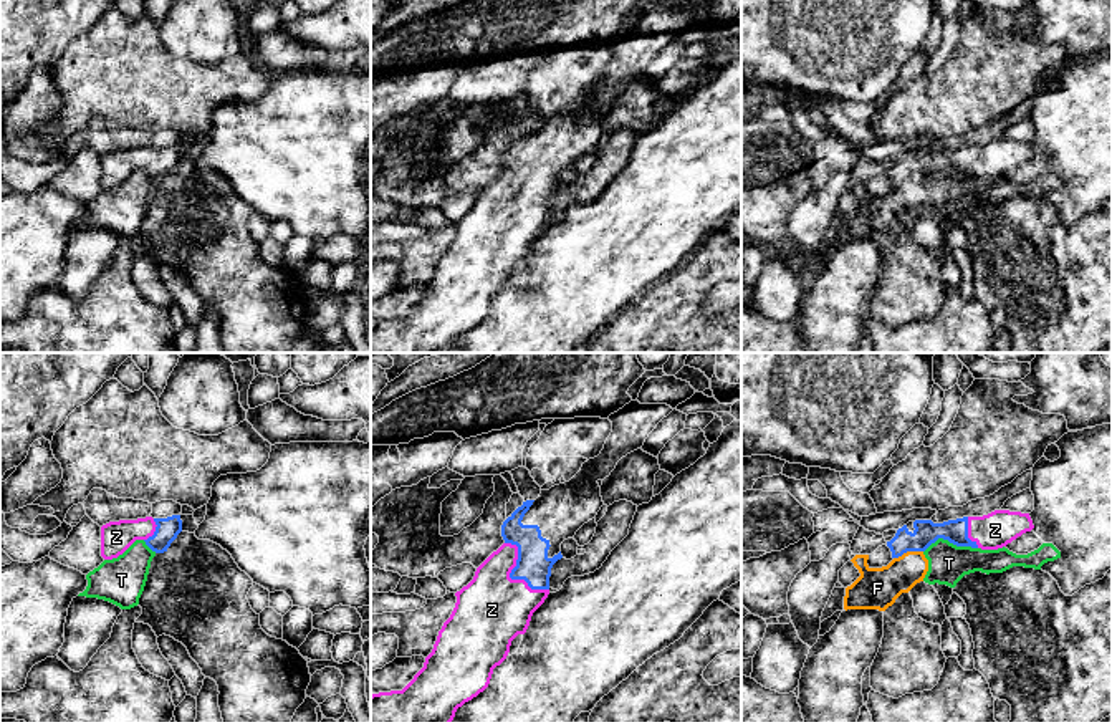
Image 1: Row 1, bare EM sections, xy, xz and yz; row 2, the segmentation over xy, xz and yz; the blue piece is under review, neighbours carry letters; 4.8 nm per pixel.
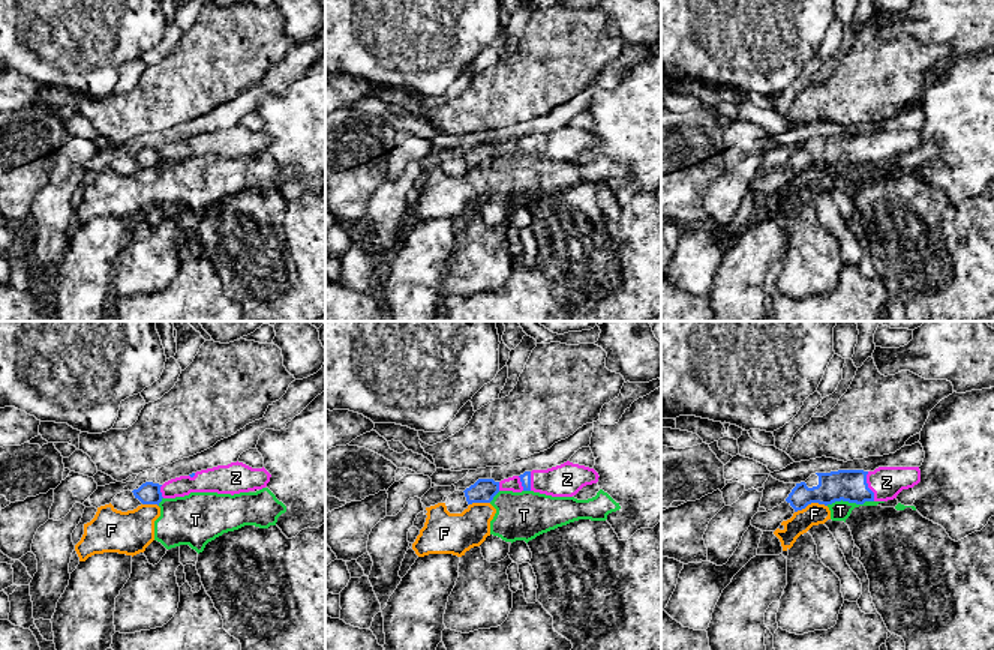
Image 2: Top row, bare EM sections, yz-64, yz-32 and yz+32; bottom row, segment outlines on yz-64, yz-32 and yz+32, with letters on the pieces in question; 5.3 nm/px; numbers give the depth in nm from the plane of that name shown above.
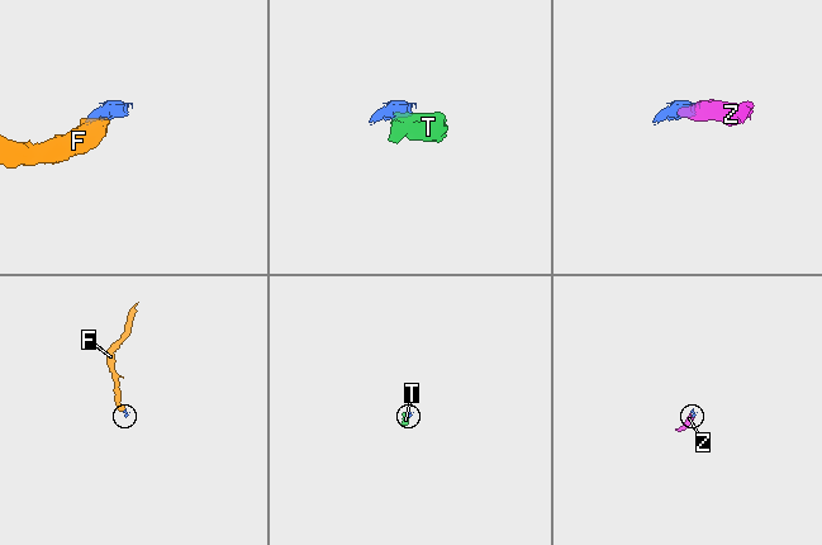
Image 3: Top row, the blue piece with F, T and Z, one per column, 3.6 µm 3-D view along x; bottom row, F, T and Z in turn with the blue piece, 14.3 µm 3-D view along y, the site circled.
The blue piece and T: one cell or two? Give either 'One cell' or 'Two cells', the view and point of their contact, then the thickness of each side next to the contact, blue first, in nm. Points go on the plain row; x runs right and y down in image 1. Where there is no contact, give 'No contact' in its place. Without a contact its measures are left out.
Two cells. Touches blue at yz (950, 171). Thickness 120 nm (blue) against 190 nm

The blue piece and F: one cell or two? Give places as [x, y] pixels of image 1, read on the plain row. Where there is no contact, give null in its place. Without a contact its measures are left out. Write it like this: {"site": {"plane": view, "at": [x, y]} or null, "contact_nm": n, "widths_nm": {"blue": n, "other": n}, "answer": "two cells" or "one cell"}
{"site": {"plane": "yz", "at": [907, 179]}, "contact_nm": 150, "widths_nm": {"blue": 120, "other": 200}, "answer": "two cells"}

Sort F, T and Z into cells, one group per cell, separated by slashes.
F T / Z

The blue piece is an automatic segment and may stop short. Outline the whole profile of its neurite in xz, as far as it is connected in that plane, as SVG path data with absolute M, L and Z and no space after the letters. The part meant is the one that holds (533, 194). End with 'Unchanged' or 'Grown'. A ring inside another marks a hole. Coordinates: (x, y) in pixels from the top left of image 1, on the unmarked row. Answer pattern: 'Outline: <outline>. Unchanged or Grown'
Outline: M630 30L607 46L612 61L597 86L584 91L569 111L541 119L536 129L523 131L503 151L505 172L477 197L473 209L455 222L455 237L439 260L424 296L402 320L371 325L371 353L450 353L458 336L488 316L493 298L506 288L511 270L526 262L533 242L548 227L551 197L563 187L561 172L574 167L604 134L597 111L609 106L622 86L642 78L649 63L672 40L667 33Z. Grown

